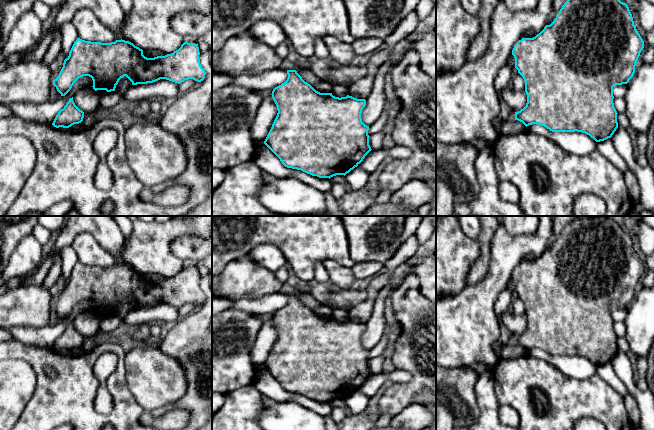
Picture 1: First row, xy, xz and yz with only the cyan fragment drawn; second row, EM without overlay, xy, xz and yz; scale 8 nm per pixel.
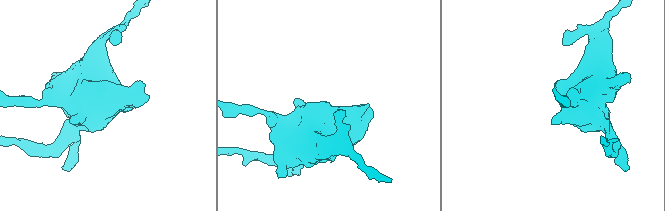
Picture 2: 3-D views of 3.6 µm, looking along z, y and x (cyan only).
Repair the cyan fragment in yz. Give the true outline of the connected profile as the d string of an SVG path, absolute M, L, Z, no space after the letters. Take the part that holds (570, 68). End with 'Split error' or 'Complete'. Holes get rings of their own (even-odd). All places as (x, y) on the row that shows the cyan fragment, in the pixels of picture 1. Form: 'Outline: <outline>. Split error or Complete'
Outline: M567 0L550 25L533 38L522 38L512 50L515 68L523 77L526 106L515 112L515 120L526 127L538 124L552 132L582 132L596 142L611 138L618 128L613 87L627 84L644 48L626 3L620 0Z. Complete

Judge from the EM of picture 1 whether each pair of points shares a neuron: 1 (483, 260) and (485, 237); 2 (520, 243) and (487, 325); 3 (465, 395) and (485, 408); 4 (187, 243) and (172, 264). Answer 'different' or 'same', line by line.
1: same
2: same
3: different
4: different

